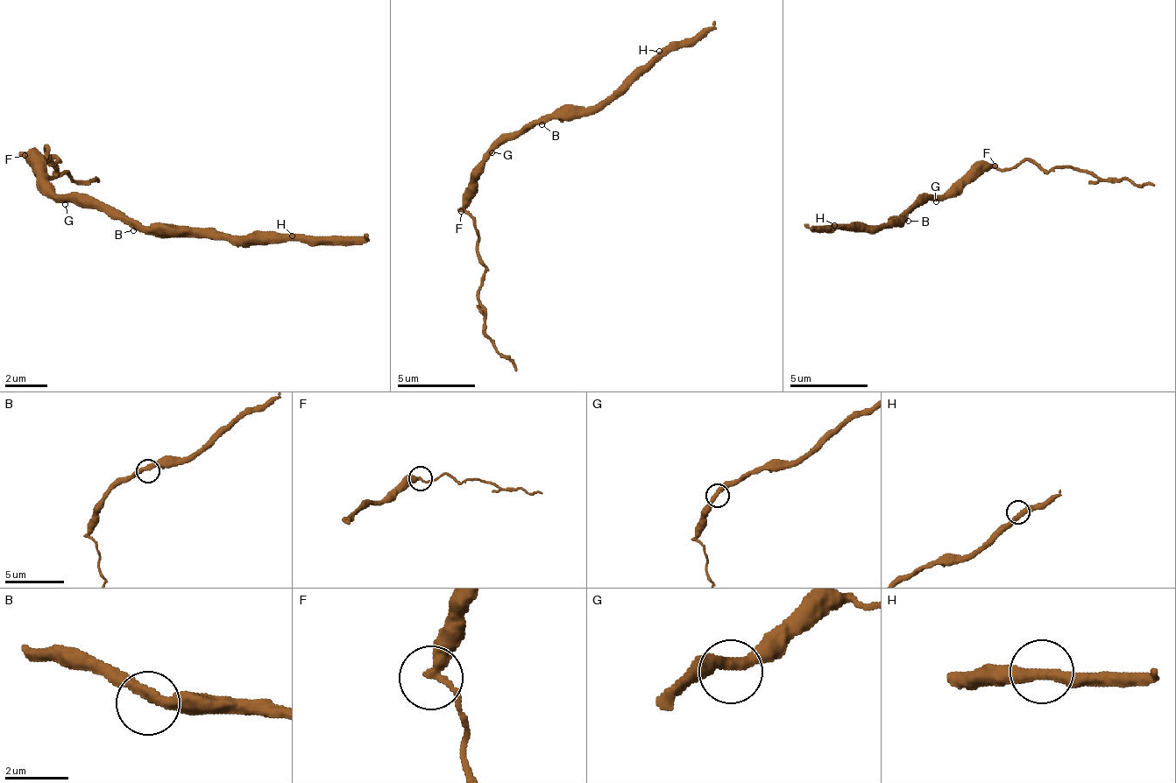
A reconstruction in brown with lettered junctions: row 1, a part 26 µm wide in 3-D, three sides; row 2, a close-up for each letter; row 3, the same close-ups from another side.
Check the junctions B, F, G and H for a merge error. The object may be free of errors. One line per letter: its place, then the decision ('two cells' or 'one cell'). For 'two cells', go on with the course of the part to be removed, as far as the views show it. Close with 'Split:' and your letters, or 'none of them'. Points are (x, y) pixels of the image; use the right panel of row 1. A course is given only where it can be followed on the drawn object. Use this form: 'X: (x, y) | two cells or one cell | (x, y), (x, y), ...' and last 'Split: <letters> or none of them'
B: (908, 221) | one cell
F: (995, 165) | two cells | (994, 166), (1002, 171), (1021, 163), (1118, 179), (1134, 186), (1153, 182)
G: (936, 201) | one cell
H: (834, 225) | one cell
Split: F

